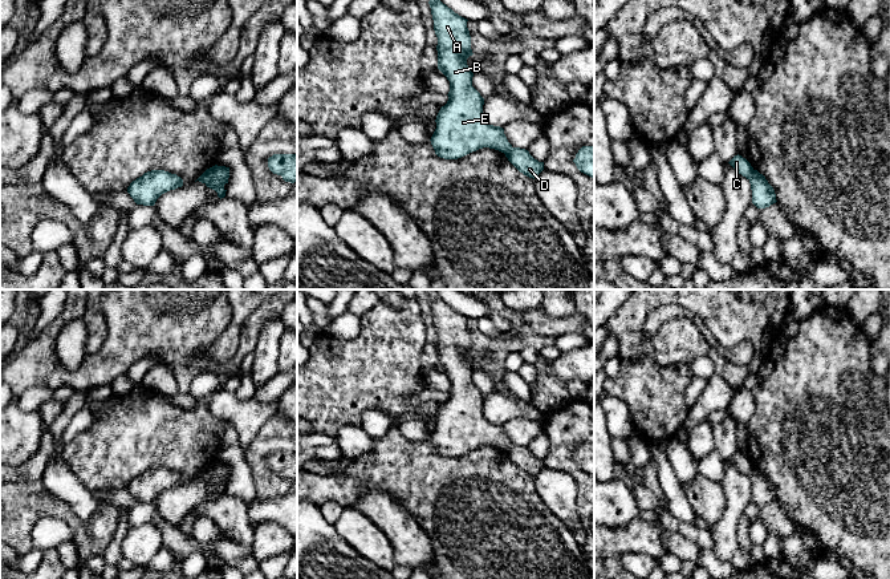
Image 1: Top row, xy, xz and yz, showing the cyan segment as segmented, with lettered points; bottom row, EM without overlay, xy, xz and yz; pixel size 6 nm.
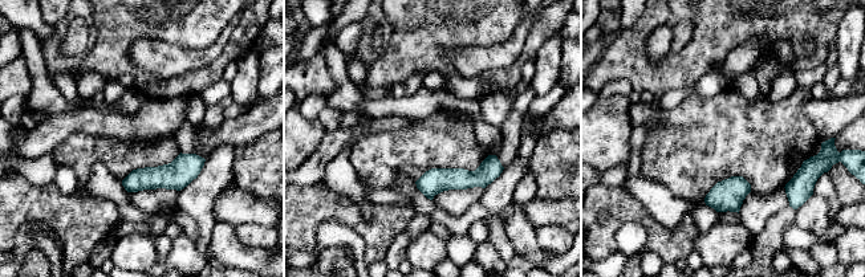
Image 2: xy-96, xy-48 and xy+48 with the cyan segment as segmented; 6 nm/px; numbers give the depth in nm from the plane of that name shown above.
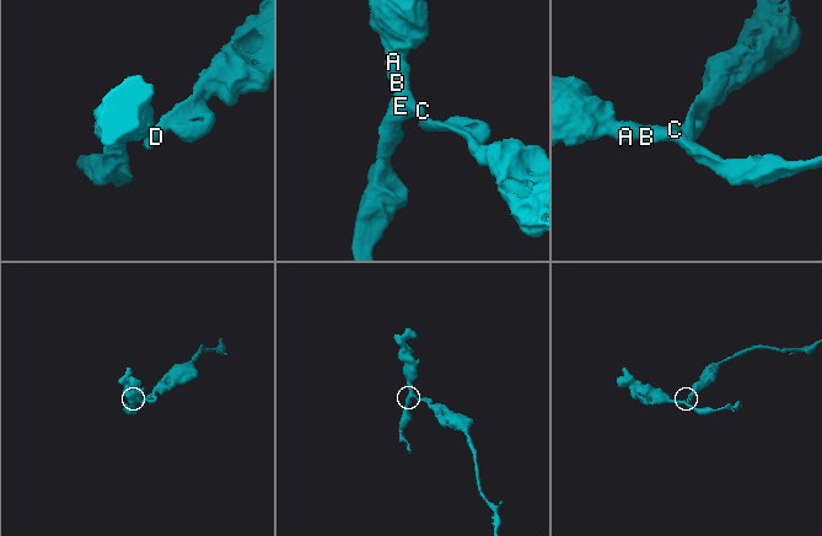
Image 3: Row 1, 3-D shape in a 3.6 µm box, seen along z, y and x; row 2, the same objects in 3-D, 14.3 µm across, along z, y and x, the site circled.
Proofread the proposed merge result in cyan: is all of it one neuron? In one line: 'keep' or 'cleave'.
cleave

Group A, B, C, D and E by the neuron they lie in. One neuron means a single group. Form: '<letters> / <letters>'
A B C E / D

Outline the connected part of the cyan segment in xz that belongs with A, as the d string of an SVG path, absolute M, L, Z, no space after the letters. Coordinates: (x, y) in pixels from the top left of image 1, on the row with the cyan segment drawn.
M440 0L428 4L438 37L438 69L450 81L448 101L436 116L436 129L430 139L435 154L458 159L483 147L508 151L512 145L504 129L484 120L484 98L472 86L474 73L467 65L467 58L474 54L468 20Z

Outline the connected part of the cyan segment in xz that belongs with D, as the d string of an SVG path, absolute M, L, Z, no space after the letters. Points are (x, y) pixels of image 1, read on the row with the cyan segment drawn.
M512 147L504 154L520 173L529 178L535 179L544 170L544 162L535 159L525 149Z

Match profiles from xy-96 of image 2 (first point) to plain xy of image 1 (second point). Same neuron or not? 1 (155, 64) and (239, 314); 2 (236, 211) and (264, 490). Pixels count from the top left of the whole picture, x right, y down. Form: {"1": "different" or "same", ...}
{"1": "same", "2": "different"}

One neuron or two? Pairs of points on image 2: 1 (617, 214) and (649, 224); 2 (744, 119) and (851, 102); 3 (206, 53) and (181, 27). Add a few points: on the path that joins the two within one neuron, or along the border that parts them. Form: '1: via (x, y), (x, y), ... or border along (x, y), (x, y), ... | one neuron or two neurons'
1: via (625, 214), (641, 216) | one neuron
2: border along (811, 97), (803, 113), (817, 138) | two neurons
3: border along (224, 28), (203, 48), (170, 44) | two neurons

